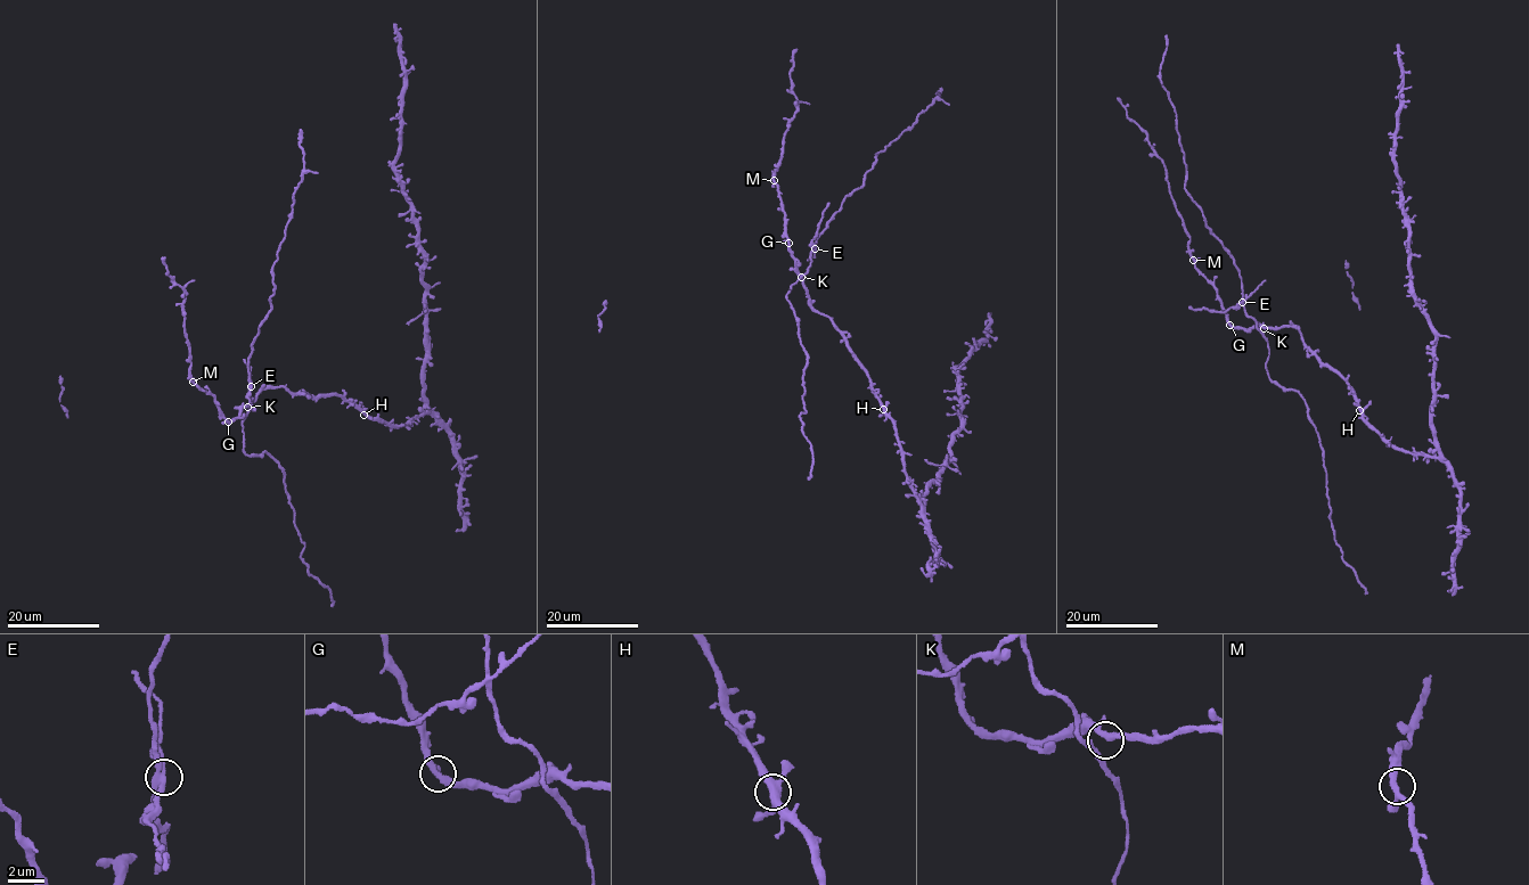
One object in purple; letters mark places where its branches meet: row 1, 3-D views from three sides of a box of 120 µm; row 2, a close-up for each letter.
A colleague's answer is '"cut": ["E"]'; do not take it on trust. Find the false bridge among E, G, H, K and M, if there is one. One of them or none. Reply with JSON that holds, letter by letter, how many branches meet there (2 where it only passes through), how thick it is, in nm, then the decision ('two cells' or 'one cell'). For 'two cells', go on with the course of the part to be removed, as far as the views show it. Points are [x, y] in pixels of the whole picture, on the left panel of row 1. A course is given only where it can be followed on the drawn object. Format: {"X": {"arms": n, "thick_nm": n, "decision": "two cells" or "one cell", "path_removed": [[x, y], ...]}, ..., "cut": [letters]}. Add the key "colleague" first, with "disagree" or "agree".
{"colleague": "agree", "E": {"arms": 4, "thick_nm": 280, "decision": "two cells", "path_removed": [[252, 386], [246, 396], [250, 407], [255, 408]]}, "G": {"arms": 3, "thick_nm": 280, "decision": "one cell"}, "H": {"arms": 4, "thick_nm": 400, "decision": "one cell"}, "K": {"arms": 4, "thick_nm": 280, "decision": "one cell"}, "M": {"arms": 3, "thick_nm": 280, "decision": "one cell"}, "cut": ["E"]}

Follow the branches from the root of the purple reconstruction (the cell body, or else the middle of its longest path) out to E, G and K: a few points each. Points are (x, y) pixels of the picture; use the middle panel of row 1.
E: (885, 410), (847, 341), (827, 316), (819, 313), (809, 302), (801, 277), (816, 248)
G: (885, 410), (847, 341), (827, 316), (811, 305), (788, 243)
K: (885, 410), (847, 341), (827, 316), (811, 305), (801, 277)

